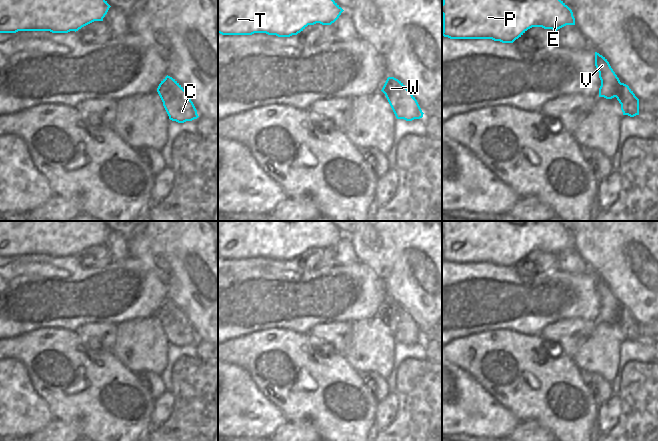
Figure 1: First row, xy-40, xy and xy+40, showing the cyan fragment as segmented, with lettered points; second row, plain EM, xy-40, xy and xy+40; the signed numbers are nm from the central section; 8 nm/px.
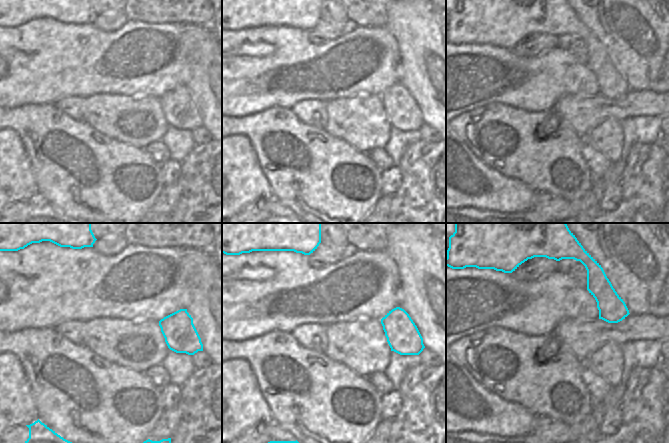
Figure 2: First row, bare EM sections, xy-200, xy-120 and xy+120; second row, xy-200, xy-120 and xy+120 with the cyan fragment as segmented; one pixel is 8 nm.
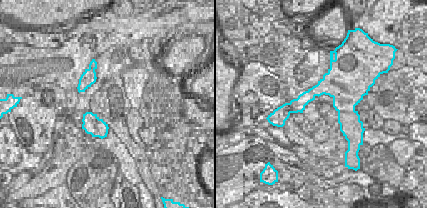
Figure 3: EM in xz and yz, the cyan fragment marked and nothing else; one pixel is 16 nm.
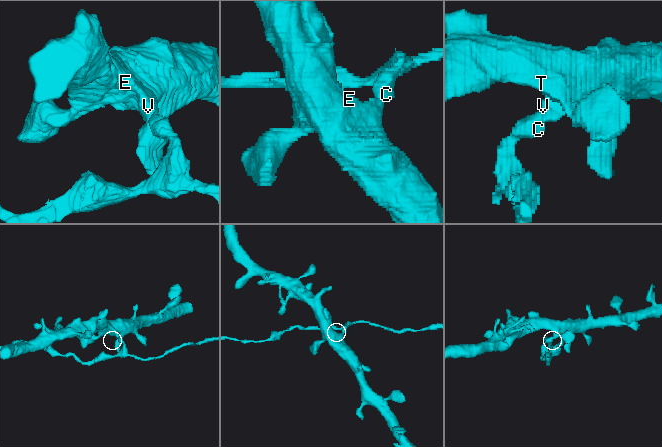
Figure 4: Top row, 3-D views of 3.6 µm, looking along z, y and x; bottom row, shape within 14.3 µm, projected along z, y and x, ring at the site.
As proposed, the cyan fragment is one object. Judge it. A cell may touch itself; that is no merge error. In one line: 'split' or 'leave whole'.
split

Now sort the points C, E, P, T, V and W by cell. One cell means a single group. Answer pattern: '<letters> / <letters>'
C W / E P T V

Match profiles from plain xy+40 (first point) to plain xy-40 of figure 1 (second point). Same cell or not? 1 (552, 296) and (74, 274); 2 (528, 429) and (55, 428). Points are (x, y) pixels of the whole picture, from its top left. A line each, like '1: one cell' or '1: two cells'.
1: one cell
2: one cell

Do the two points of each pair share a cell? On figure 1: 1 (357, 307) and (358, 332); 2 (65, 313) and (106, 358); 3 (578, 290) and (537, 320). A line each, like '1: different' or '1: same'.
1: different
2: different
3: same

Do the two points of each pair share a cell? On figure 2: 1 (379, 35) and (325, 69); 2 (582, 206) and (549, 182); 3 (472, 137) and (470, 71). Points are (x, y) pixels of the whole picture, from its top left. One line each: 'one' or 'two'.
1: one
2: two
3: two

